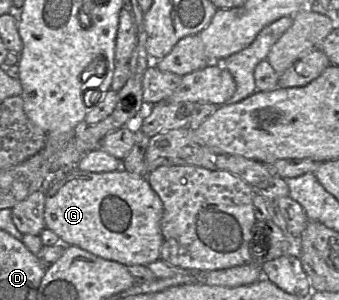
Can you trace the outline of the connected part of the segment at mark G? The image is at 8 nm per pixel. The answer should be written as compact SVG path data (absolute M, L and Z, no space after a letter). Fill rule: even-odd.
M76 168L53 173L43 191L45 228L54 232L62 245L78 246L96 256L125 266L147 266L160 259L163 243L163 203L145 176L133 175L123 168L111 172L86 172Z

